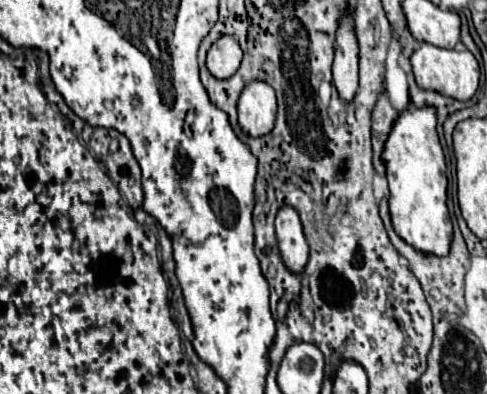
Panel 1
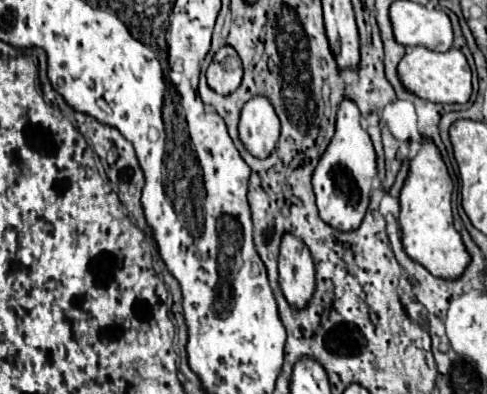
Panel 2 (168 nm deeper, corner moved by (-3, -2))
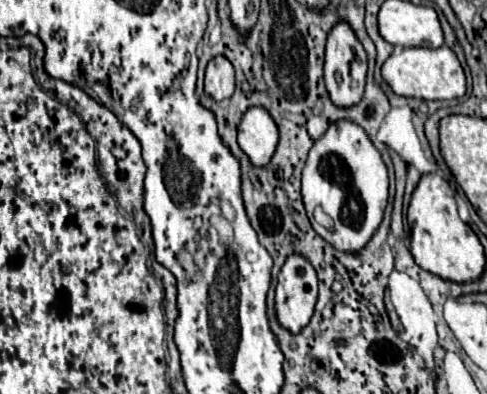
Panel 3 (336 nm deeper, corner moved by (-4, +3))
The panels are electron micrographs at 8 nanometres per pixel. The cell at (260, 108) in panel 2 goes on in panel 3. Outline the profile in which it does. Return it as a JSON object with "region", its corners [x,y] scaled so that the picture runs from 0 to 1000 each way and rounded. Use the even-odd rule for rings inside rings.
{"region":[[[515,269],[491,315],[491,371],[524,421],[544,421],[573,360],[573,330],[556,289],[536,269]]]}

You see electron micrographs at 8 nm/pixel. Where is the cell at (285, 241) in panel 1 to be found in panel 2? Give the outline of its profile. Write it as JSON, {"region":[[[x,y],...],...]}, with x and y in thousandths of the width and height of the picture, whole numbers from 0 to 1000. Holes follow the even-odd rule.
{"region":[[[587,591],[575,622],[575,662],[571,662],[571,718],[575,734],[604,784],[620,784],[645,749],[649,713],[645,713],[645,668],[637,652],[632,627],[608,607],[604,596]]]}

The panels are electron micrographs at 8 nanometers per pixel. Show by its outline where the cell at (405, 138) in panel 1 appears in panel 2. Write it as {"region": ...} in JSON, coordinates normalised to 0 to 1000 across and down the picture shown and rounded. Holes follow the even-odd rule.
{"region":[[[871,353],[858,393],[842,404],[842,439],[821,490],[817,566],[830,586],[825,622],[830,637],[842,647],[842,657],[862,668],[891,703],[908,703],[908,708],[940,708],[965,668],[965,642],[957,637],[945,591],[932,581],[928,515],[924,515],[928,480],[932,470],[908,409],[903,383],[891,373],[887,358]]]}

